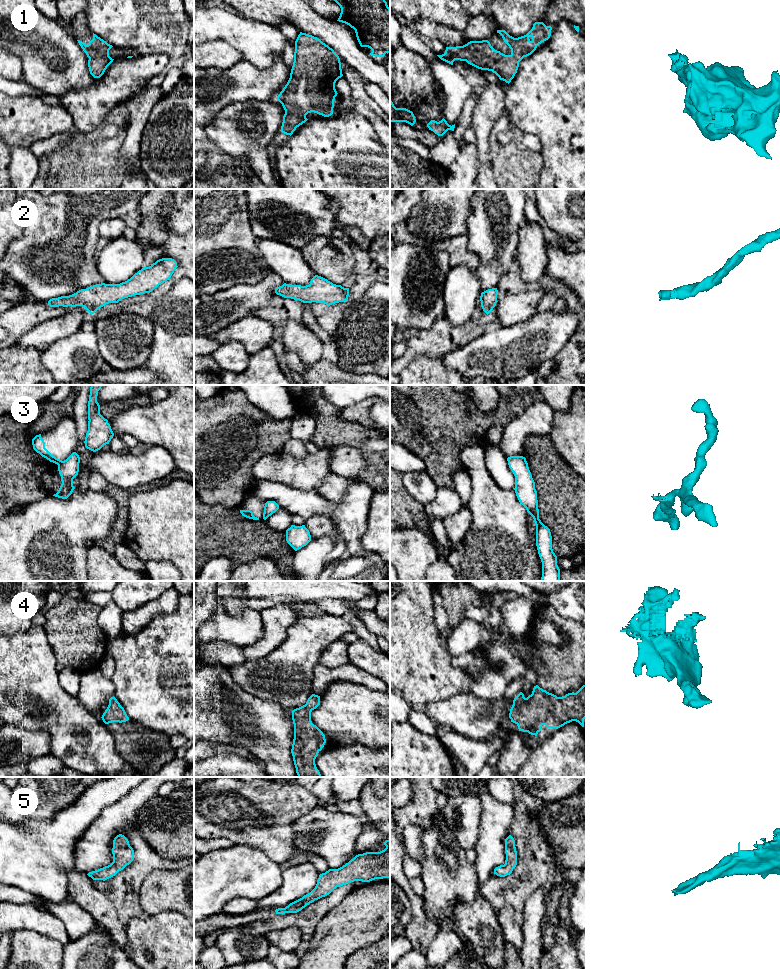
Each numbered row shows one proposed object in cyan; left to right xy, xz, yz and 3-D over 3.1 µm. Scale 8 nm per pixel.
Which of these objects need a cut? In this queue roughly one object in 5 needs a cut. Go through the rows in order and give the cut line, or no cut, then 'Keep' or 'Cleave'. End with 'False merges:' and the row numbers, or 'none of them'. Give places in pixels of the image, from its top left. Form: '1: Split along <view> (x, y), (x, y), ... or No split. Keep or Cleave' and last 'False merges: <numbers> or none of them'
1: No split. Keep
2: No split. Keep
3: Split along xy (63, 461), (57, 464). Cleave
4: No split. Keep
5: No split. Keep
False merges: 3

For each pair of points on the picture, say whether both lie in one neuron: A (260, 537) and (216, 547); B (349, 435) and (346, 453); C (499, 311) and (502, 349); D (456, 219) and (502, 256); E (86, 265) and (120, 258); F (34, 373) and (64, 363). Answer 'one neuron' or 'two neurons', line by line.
A: one neuron
B: two neurons
C: two neurons
D: two neurons
E: two neurons
F: two neurons

